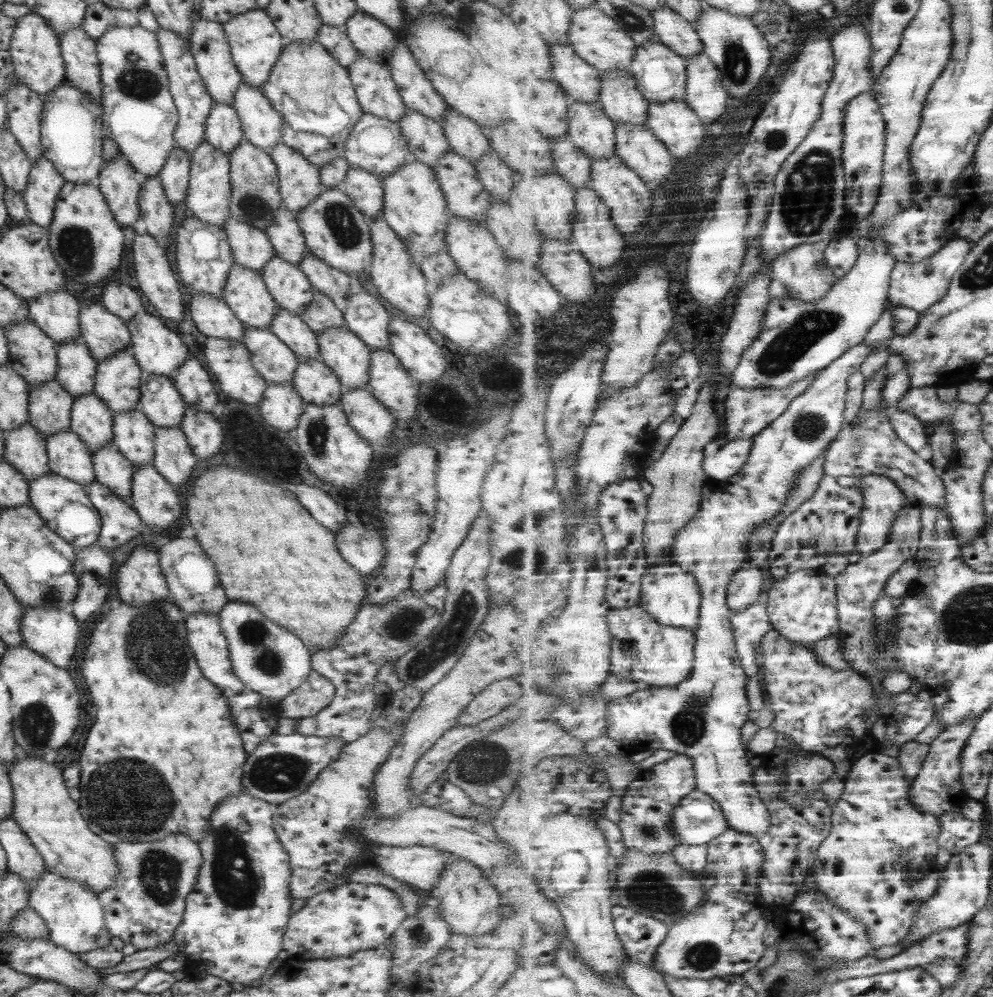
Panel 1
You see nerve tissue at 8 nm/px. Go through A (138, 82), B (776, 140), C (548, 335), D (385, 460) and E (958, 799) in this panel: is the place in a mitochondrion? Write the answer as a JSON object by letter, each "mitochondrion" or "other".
{"A":"mitochondrion","B":"mitochondrion","C":"other","D":"other","E":"other"}

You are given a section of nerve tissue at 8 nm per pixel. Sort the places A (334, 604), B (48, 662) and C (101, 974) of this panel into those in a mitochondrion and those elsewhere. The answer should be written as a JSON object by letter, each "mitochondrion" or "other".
{"A":"other","B":"other","C":"other"}

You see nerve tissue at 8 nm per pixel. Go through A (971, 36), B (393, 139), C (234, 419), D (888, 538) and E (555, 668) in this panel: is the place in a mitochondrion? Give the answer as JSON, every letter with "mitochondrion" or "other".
{"A":"mitochondrion","B":"other","C":"other","D":"other","E":"mitochondrion"}

